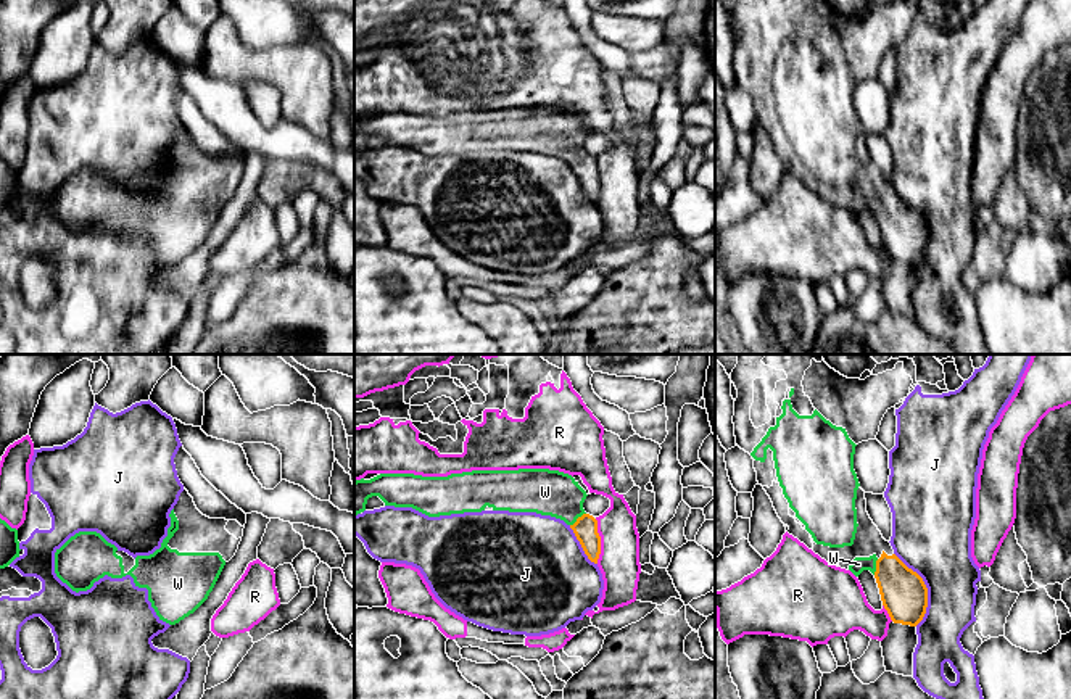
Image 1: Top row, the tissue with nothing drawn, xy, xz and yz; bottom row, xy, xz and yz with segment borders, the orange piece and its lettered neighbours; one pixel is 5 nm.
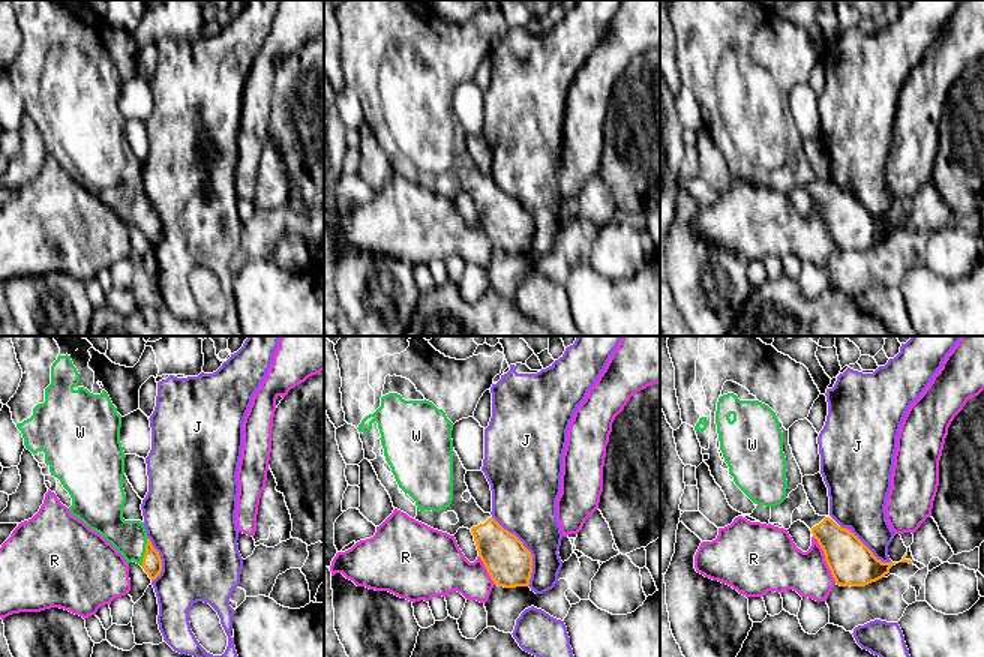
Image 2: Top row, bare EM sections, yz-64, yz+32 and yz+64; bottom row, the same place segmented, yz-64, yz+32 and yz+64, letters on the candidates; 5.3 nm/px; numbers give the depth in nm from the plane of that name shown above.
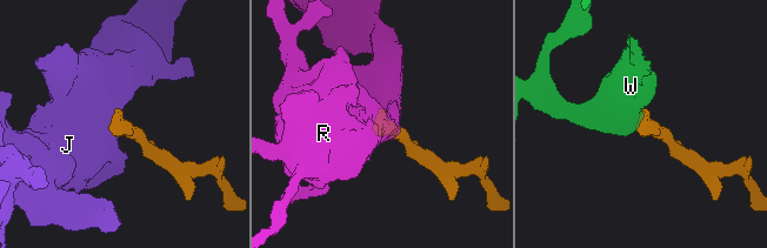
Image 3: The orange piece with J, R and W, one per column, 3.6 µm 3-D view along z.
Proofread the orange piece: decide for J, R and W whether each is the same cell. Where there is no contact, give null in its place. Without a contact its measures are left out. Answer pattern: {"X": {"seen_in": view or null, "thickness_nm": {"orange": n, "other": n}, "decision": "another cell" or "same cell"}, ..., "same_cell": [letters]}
{"J": {"seen_in": "yz", "thickness_nm": {"orange": 240, "other": 360}, "decision": "another cell"}, "R": {"seen_in": "xz", "thickness_nm": {"orange": 120, "other": 200}, "decision": "another cell"}, "W": {"seen_in": "xz", "thickness_nm": {"orange": 120, "other": 220}, "decision": "same cell"}, "same_cell": ["W"]}

